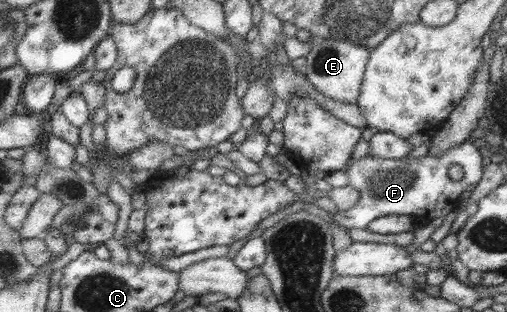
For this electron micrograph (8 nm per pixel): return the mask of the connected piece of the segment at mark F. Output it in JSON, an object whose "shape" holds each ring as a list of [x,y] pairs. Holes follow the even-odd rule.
{"shape":[[[462,142],[454,147],[447,148],[440,156],[420,156],[419,158],[404,159],[394,158],[376,158],[371,154],[366,154],[360,157],[358,161],[346,169],[346,176],[348,178],[347,186],[354,188],[358,192],[358,203],[355,203],[352,208],[346,211],[340,211],[336,215],[332,215],[332,220],[335,220],[338,226],[349,228],[367,228],[367,224],[372,222],[375,218],[388,215],[408,215],[411,216],[419,226],[426,225],[434,218],[446,216],[450,211],[454,211],[459,204],[460,194],[466,191],[472,191],[476,187],[476,183],[482,176],[482,162],[480,152],[472,142]],[[451,164],[458,164],[463,168],[463,177],[457,180],[456,183],[450,180],[447,175],[448,167]]]}

